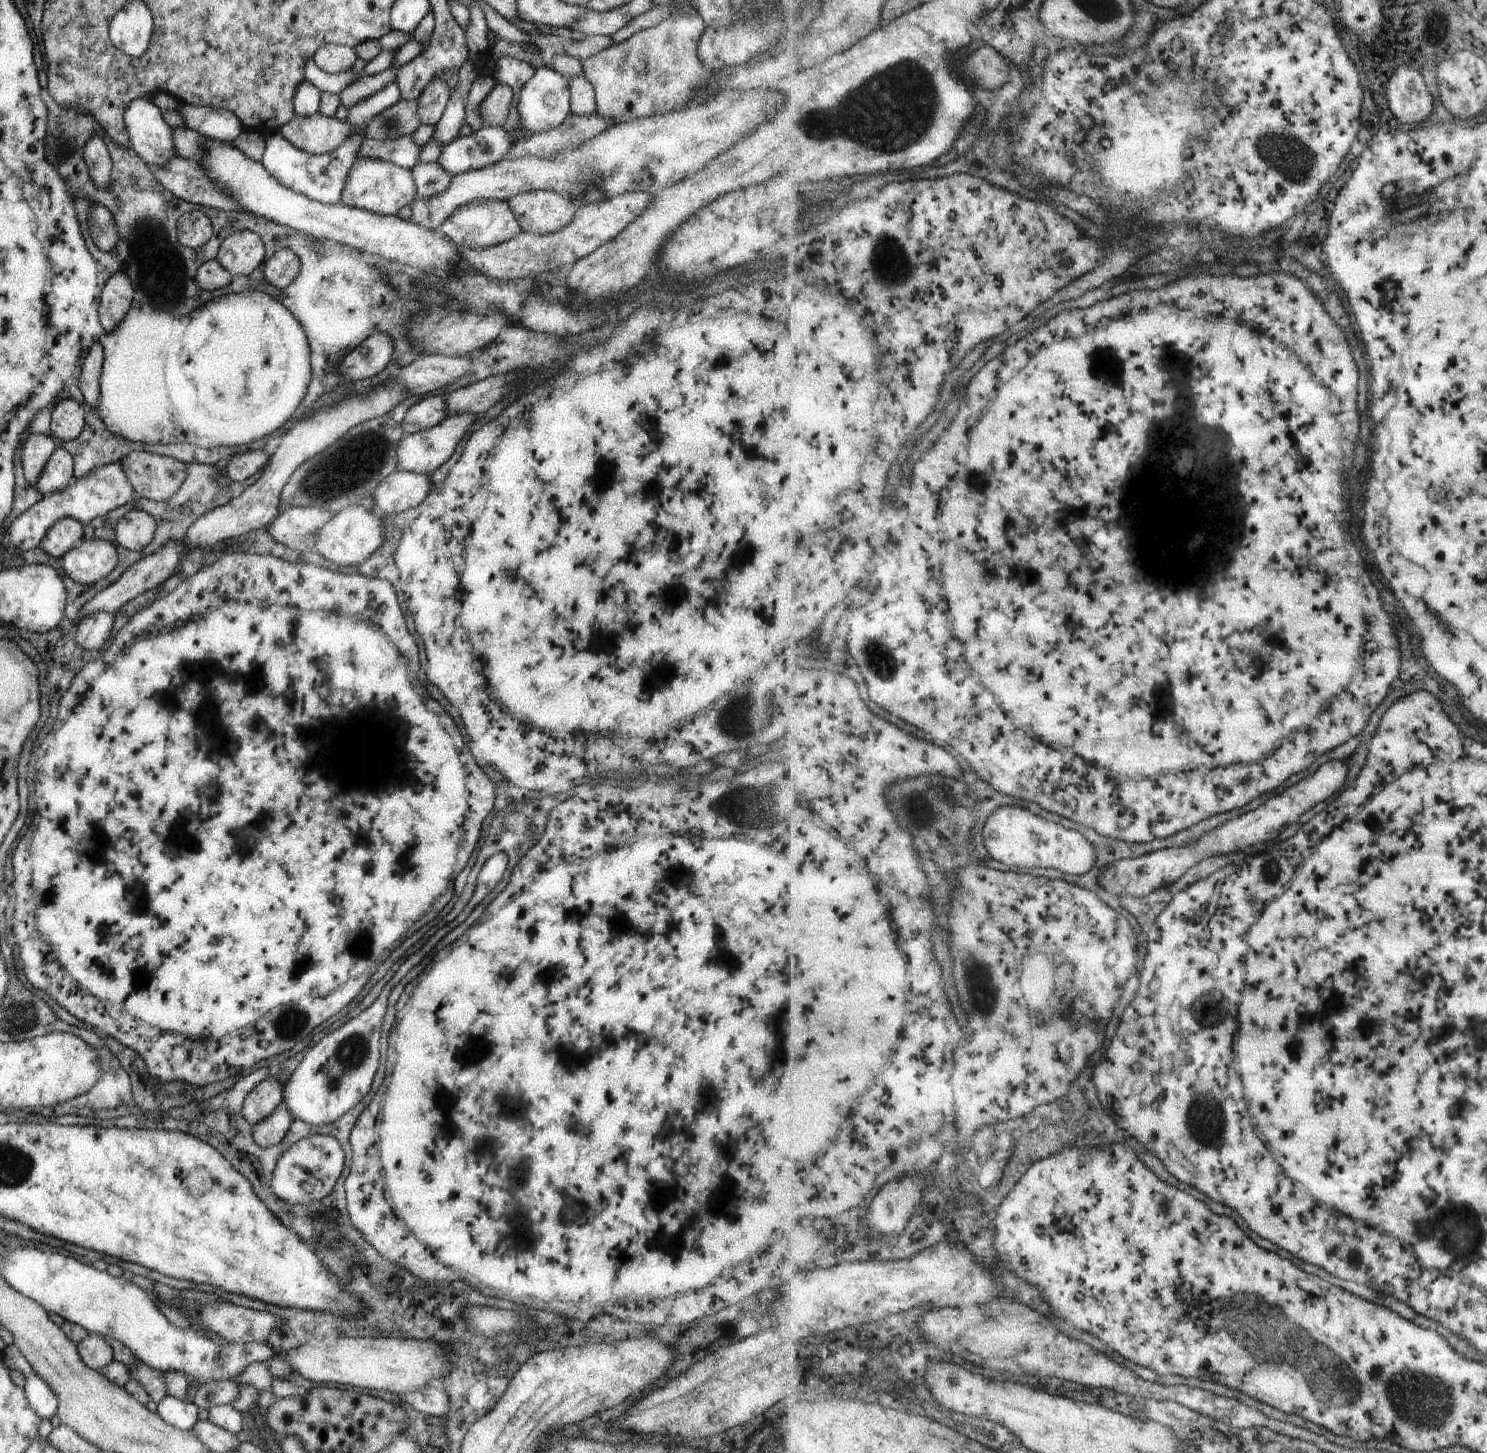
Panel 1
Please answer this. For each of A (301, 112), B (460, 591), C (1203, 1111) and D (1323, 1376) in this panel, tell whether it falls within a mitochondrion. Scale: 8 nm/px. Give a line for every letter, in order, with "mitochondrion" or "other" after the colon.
A: other
B: other
C: mitochondrion
D: mitochondrion

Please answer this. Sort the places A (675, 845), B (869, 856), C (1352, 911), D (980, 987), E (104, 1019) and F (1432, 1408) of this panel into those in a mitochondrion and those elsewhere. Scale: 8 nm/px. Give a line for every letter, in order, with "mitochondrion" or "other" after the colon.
A: other
B: other
C: other
D: mitochondrion
E: other
F: mitochondrion

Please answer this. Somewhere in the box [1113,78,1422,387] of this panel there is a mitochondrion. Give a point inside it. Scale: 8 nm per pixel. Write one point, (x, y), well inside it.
(1290, 157)

